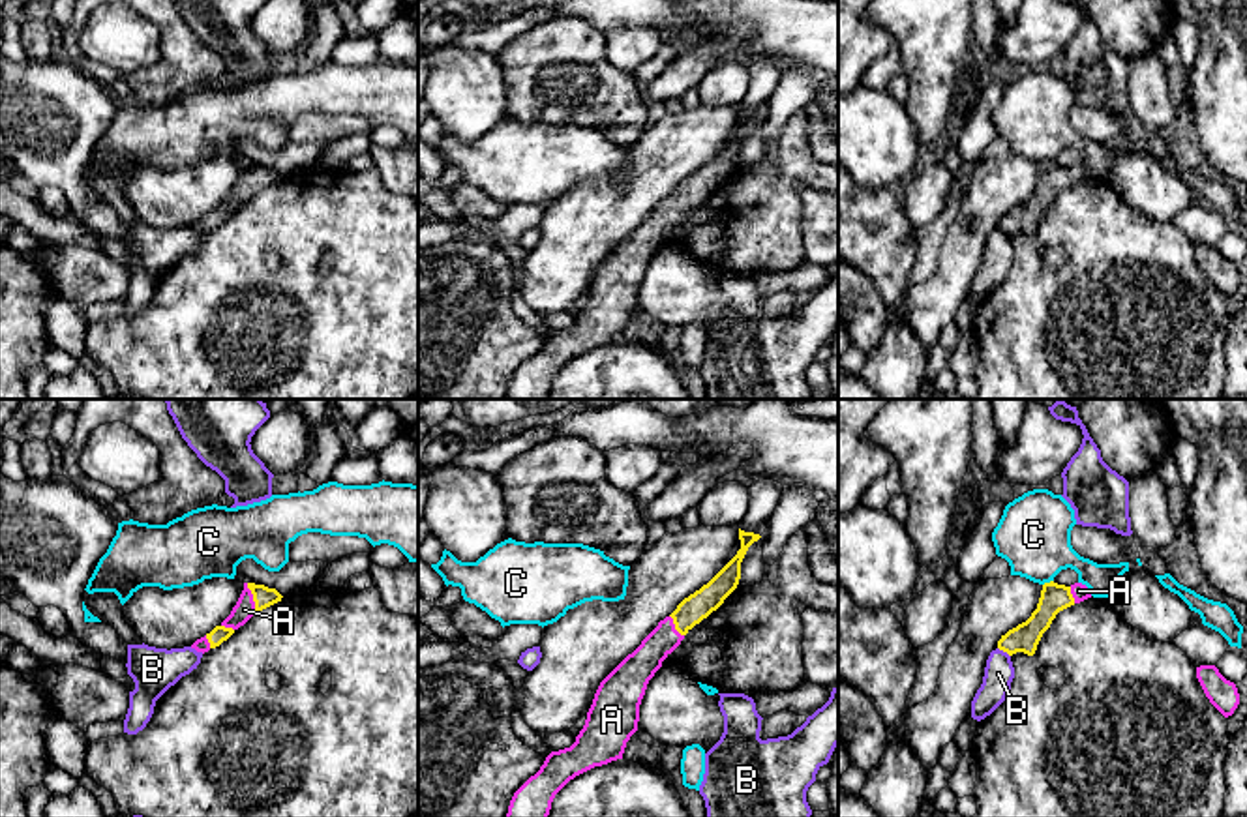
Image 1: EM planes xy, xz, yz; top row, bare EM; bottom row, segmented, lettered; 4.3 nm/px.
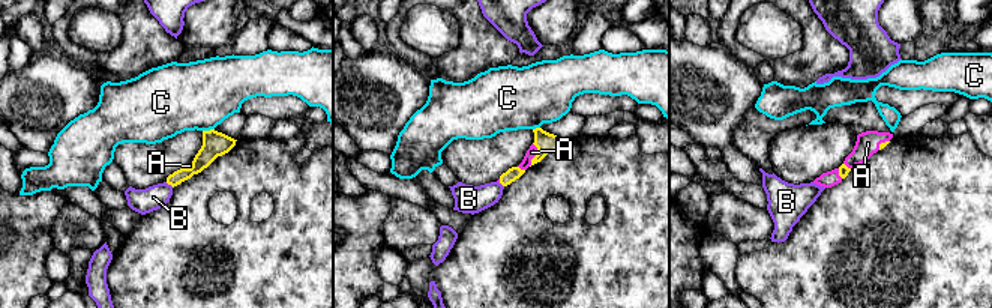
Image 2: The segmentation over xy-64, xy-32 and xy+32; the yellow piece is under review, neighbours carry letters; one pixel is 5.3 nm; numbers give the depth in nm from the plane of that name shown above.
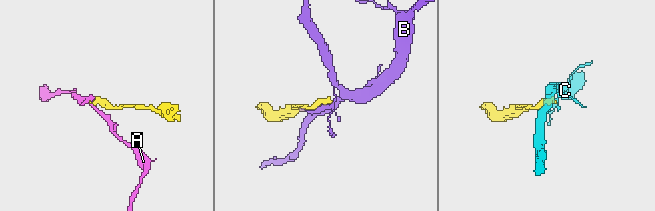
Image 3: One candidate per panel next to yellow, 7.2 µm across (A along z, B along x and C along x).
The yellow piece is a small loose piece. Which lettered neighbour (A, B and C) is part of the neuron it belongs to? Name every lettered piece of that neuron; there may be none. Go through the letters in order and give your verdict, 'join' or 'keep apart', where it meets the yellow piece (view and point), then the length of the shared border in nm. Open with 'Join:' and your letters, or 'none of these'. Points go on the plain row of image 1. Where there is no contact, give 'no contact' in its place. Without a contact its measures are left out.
Join: A
A: join; contact xy (254, 178); length 130 nm
B: keep apart; contact yz (1004, 231); length 70 nm
C: keep apart; contact yz (1047, 163); length 50 nm

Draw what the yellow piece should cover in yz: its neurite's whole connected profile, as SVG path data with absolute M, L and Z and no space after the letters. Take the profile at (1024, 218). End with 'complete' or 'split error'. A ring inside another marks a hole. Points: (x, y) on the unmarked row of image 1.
M1054 161L1044 163L1037 189L1026 202L1001 215L998 229L1007 232L1009 236L1016 232L1033 236L1043 214L1050 208L1056 195L1088 178L1091 178L1091 172L1082 163L1074 163L1071 167L1058 165Z; split error

